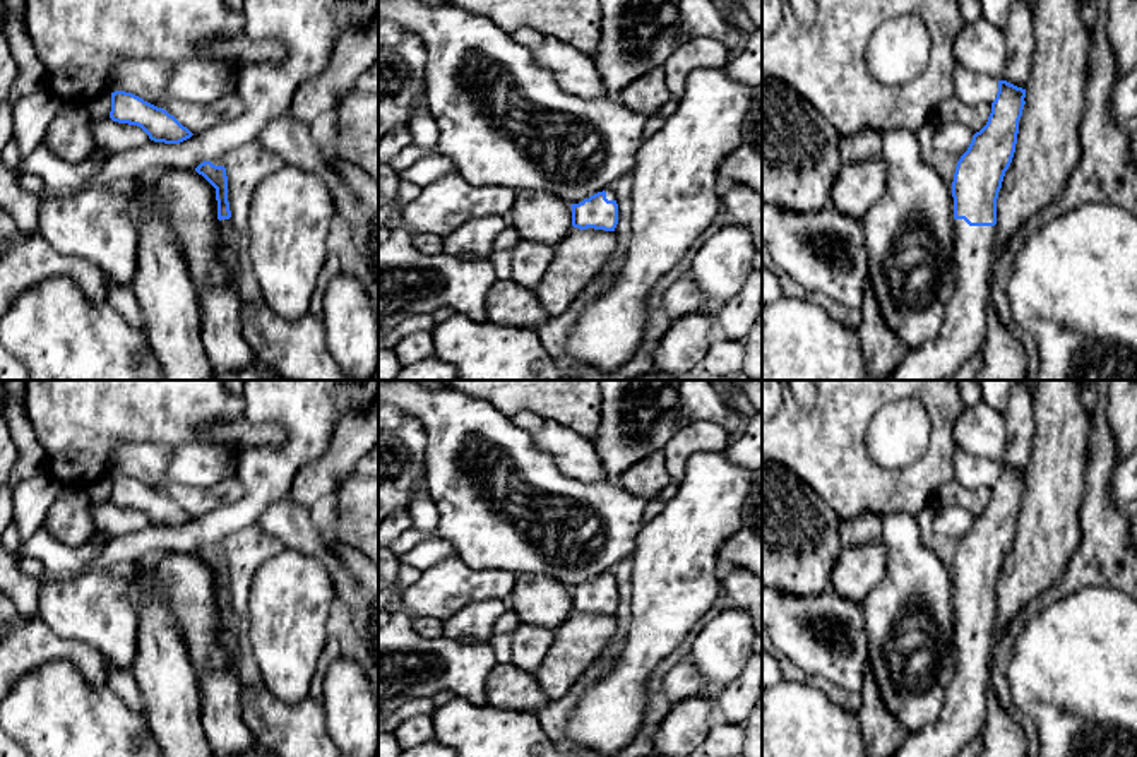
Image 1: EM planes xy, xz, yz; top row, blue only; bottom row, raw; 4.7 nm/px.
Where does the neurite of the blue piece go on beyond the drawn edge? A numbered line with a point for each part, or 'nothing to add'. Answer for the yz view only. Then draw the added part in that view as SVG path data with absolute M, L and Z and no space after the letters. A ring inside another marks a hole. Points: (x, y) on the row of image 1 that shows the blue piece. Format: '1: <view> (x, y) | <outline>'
1: yz (963, 336) | M954 219L955 293L945 325L935 341L906 349L897 368L877 380L952 380L955 372L983 351L995 226L969 226Z

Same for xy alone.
1: xy (226, 350) | M221 219L221 269L214 274L214 286L199 296L202 312L202 344L216 372L233 372L257 361L252 348L241 336L240 296L224 291L224 284L238 284L238 257L233 248L229 219Z

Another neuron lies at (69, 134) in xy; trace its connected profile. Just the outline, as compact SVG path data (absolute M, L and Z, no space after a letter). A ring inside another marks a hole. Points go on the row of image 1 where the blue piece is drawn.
M63 104L50 122L43 140L68 163L86 161L98 149L91 122L92 118L84 104Z

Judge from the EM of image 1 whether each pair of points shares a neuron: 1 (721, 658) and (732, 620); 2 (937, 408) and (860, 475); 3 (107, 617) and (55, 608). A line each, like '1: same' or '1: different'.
1: same
2: same
3: same

